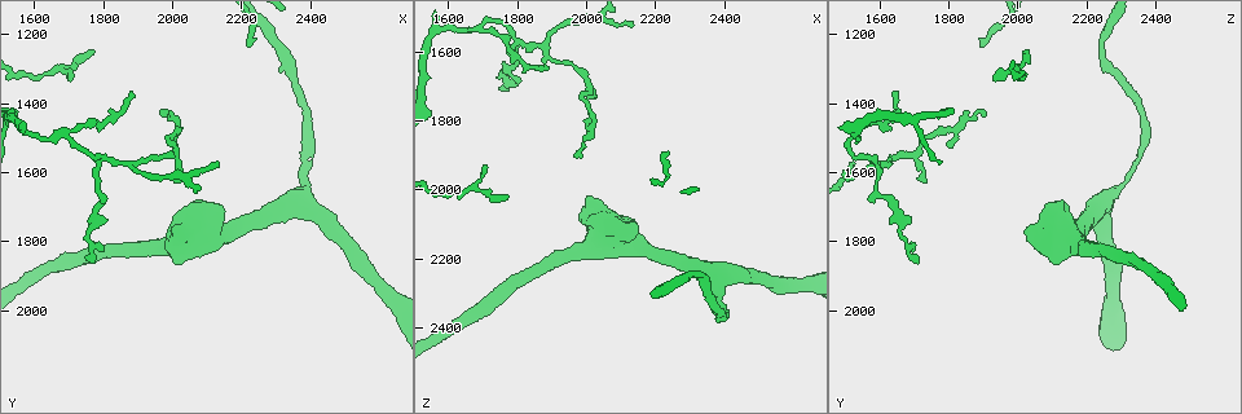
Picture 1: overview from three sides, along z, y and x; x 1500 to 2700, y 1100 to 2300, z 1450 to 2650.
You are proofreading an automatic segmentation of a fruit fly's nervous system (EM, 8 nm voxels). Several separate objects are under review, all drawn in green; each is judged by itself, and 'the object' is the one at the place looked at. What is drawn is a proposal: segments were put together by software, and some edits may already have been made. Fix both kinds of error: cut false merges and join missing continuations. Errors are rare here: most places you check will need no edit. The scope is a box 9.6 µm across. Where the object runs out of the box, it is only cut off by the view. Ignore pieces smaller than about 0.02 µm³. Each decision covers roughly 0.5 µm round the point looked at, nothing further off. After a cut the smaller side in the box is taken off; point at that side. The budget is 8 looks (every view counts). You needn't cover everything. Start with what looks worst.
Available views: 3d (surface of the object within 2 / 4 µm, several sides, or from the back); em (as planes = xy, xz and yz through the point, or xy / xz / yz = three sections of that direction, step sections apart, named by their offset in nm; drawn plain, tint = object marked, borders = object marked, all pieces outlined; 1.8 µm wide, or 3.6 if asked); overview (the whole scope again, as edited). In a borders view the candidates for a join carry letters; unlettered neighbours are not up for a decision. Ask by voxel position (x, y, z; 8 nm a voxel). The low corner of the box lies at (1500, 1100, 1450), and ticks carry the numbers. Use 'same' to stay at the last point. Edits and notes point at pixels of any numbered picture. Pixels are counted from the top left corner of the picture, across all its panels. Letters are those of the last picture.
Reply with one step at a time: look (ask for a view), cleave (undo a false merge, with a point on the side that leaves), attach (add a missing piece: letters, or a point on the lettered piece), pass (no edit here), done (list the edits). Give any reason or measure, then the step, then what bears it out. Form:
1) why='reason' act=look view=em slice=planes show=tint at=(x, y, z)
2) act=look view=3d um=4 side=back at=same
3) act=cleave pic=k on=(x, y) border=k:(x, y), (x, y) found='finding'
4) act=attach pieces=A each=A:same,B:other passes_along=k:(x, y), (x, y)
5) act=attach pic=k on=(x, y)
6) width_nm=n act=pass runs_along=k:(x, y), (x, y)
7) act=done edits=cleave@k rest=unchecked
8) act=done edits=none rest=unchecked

why='a fork' act=look view=em um=3.6 slice=planes show=tint at=(1800, 1560, 1570)

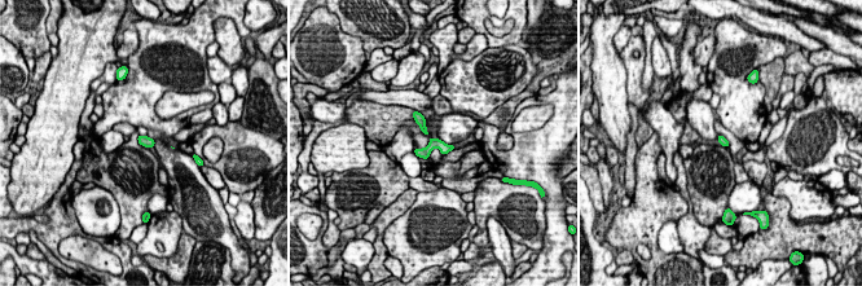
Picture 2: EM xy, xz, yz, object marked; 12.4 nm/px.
act=look view=em um=3.6 slice=planes show=borders at=same

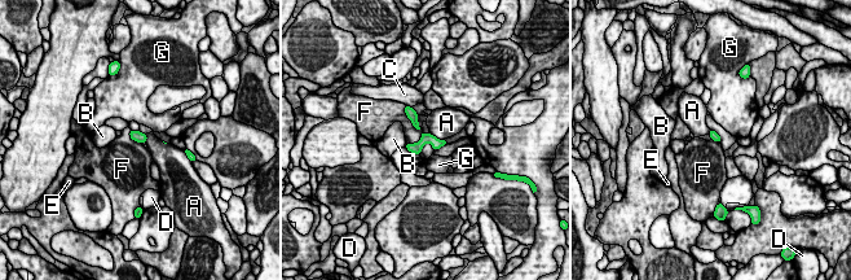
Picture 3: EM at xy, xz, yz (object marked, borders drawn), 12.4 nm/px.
width_nm=100 act=pass each=A:other,B:other,C:other,D:other,E:other,F:other,G:other runs_along=3:(408, 109), (415, 126), (441, 143) found='all the same cell'

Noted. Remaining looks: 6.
why='tapers out' act=look view=3d um=4 at=(1770, 1870, 1720)

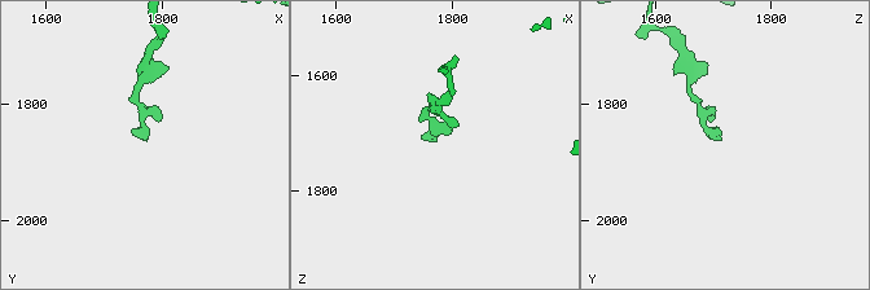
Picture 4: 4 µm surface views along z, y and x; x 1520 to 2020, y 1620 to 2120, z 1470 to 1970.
act=look view=em slice=planes show=plain at=(1770, 1870, 1715)

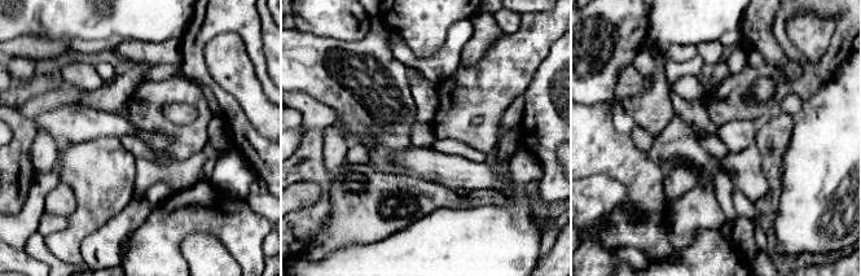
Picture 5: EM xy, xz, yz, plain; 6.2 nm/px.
why='what lies round it' act=look view=em slice=planes show=borders at=same

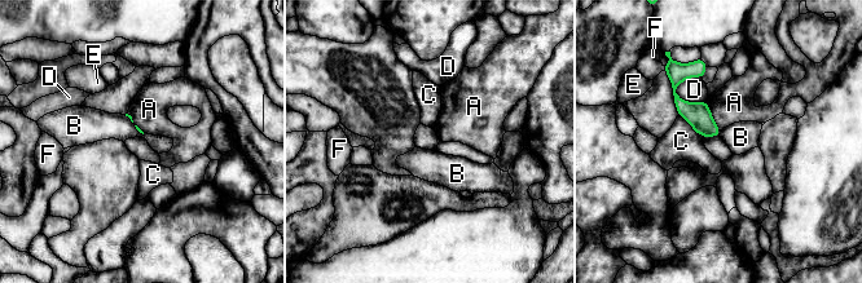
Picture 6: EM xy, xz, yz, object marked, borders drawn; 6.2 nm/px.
longest_contact=C:220nm act=pass each=A:other,B:other,C:other,D:other,E:other,F:other border=6:(721, 131), (718, 135) found='none of them fits'

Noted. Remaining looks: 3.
why='sharp bend' act=look view=3d um=2 side=back at=(2010, 1550, 1690)

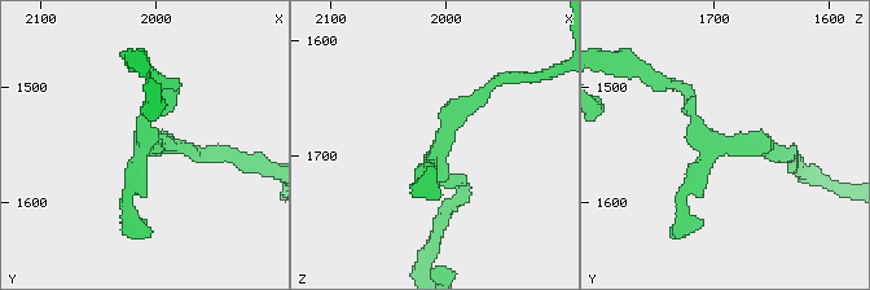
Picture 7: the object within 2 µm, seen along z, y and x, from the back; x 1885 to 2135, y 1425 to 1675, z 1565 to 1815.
act=look view=em slice=planes show=borders at=(2006, 1546, 1694)

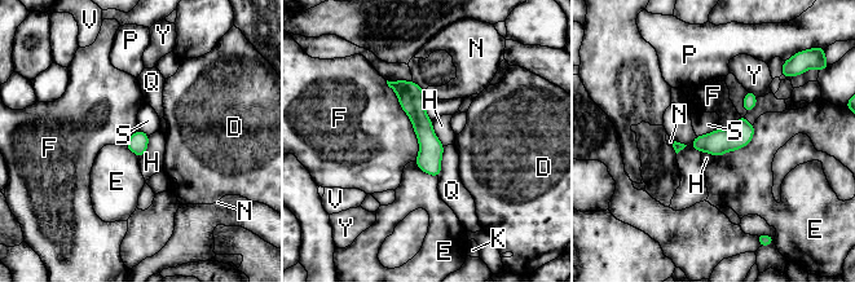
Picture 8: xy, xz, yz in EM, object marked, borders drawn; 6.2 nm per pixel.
act=pass each=D:other,E:other,F:other,H:other,K:other,N:other,P:other,Q:other,S:other,V:other,Y:other border=8:(386, 80), (417, 137), (415, 161) found='continuous, no second cell'

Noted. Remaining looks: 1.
why='thin end' act=look view=em slice=xy step=8 show=borders at=(1980, 1440, 1900)

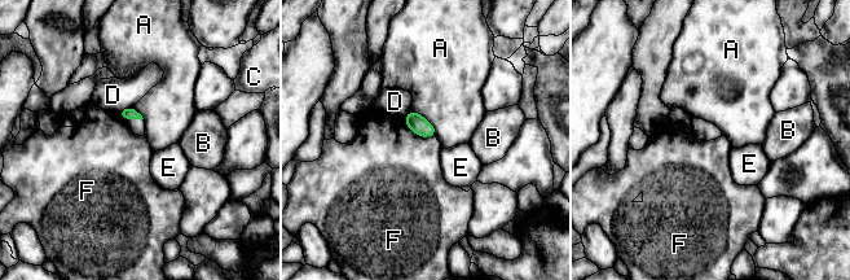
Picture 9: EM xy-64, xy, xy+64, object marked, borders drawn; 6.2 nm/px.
act=pass each=A:other,B:other,C:other,D:other,E:other,F:other found='none of them fits'

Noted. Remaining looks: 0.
act=done edits=none rest=unchecked

